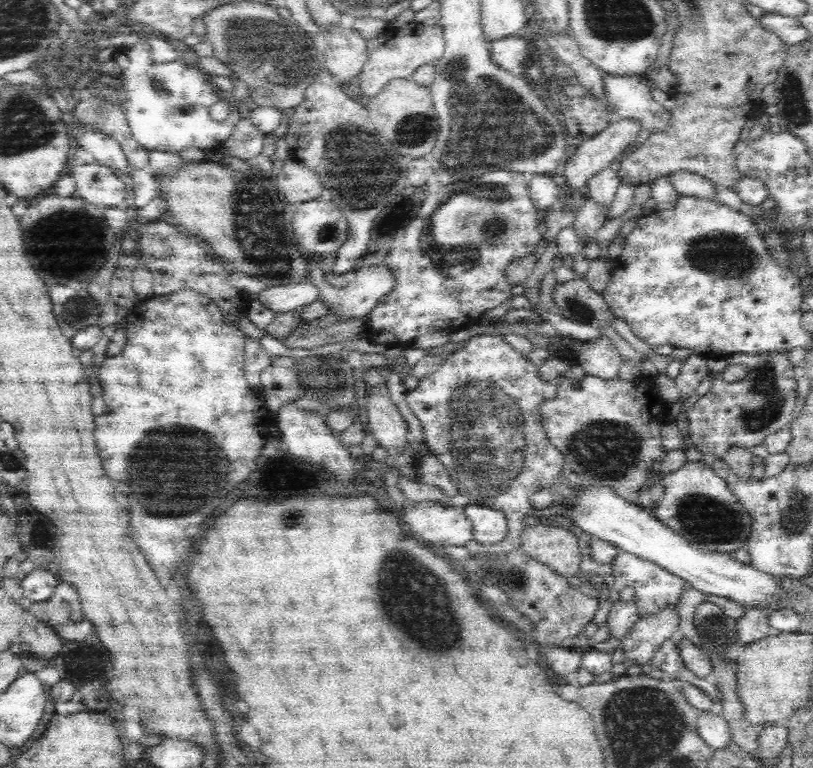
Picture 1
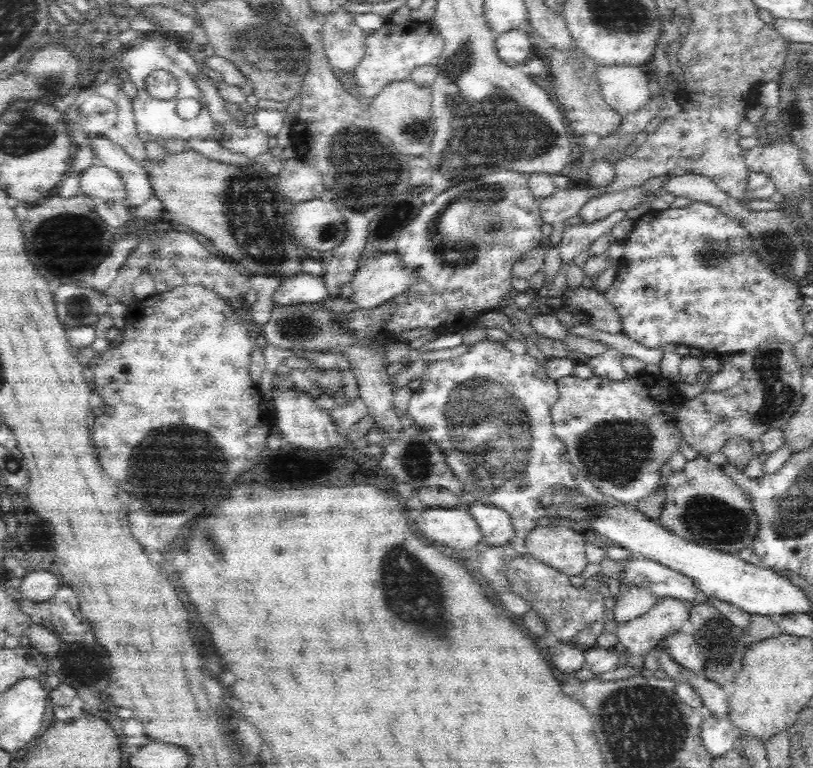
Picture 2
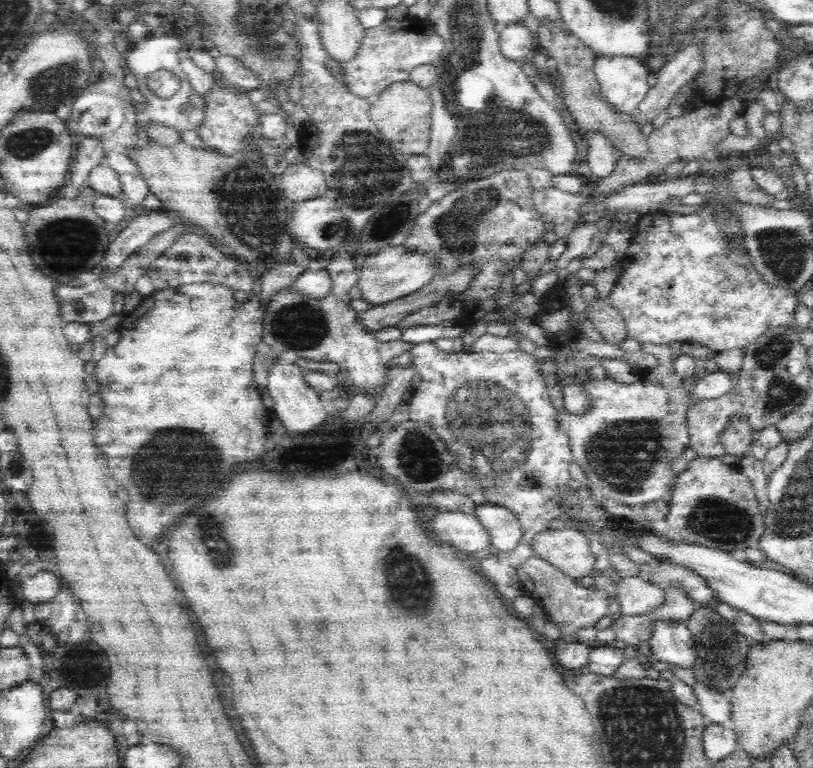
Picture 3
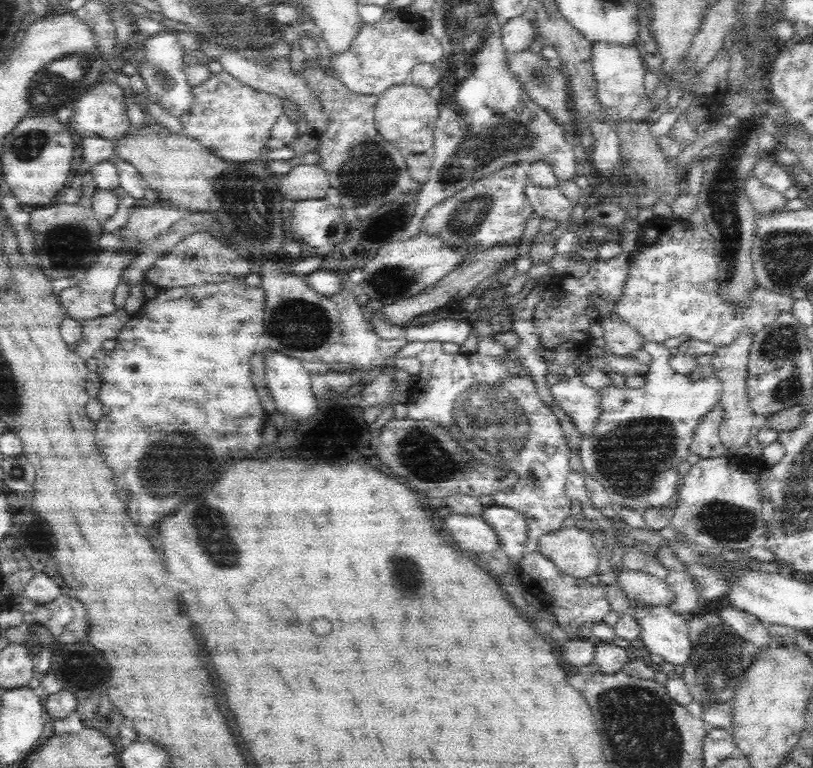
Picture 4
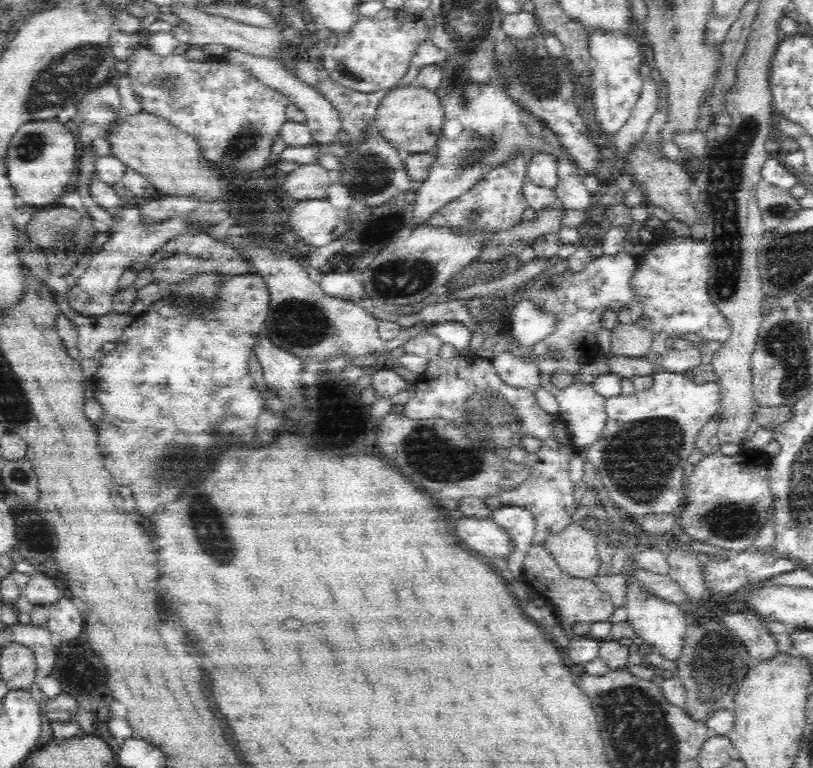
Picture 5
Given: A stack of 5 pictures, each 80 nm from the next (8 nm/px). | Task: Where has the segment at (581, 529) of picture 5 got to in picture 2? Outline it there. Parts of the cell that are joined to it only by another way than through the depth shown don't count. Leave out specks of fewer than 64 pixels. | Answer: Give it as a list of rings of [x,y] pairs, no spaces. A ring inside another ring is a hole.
[[[556,522],[552,526],[532,528],[524,546],[532,558],[566,576],[578,576],[589,563],[584,553],[584,543],[588,537],[581,531],[577,532],[573,524]]]

